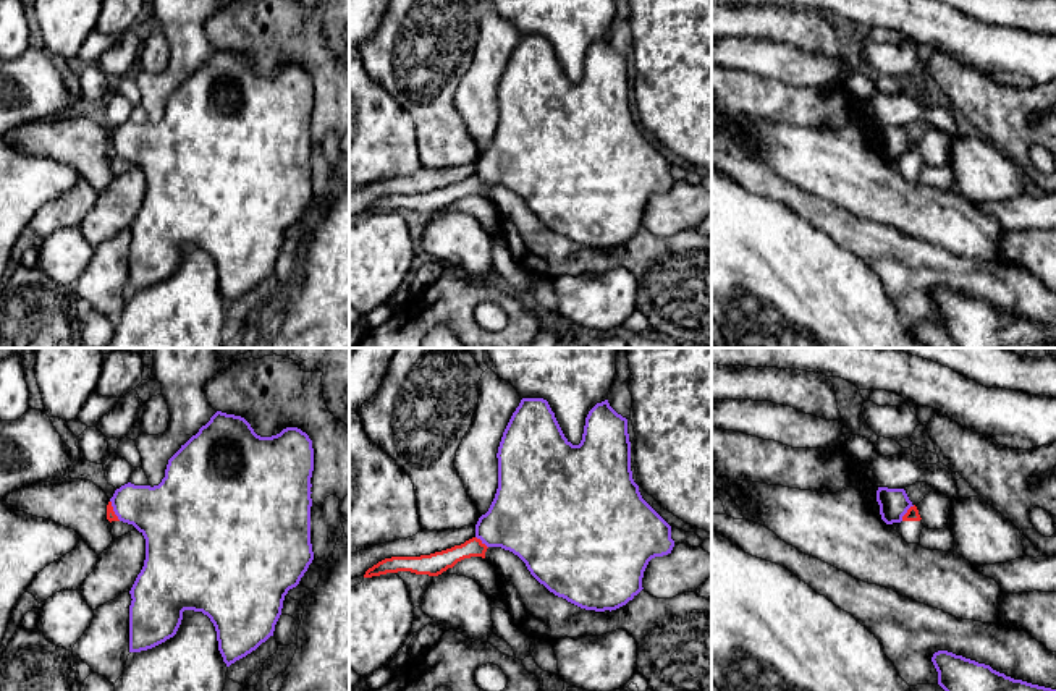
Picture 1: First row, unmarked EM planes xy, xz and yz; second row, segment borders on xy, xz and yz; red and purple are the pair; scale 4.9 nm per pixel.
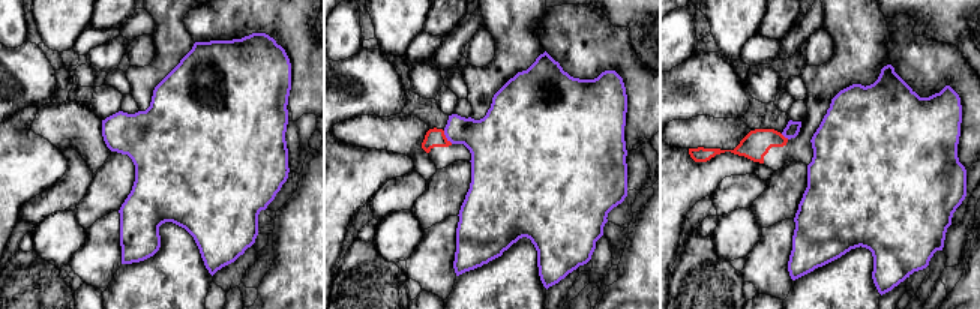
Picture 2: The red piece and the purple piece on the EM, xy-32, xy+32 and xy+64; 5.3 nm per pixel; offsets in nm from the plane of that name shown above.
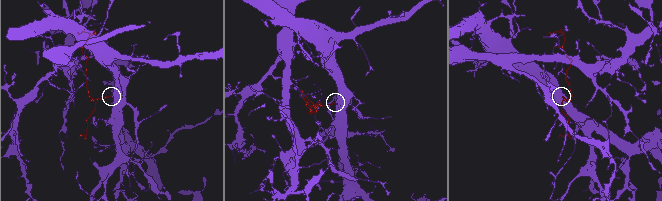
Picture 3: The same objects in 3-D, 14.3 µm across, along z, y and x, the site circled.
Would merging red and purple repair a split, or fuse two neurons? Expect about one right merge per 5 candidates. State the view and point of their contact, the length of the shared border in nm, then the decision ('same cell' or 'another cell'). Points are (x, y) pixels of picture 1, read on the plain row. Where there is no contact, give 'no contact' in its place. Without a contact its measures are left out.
yz (908, 149) | 100 nm | another cell

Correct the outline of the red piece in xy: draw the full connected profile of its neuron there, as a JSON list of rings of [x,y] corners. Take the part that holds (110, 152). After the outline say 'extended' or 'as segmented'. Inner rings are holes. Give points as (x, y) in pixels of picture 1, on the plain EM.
[[[108,139],[107,142],[107,157],[110,159],[113,178],[131,168],[137,168],[133,162],[128,162],[118,157],[118,154],[113,149],[112,139]]]; extended

